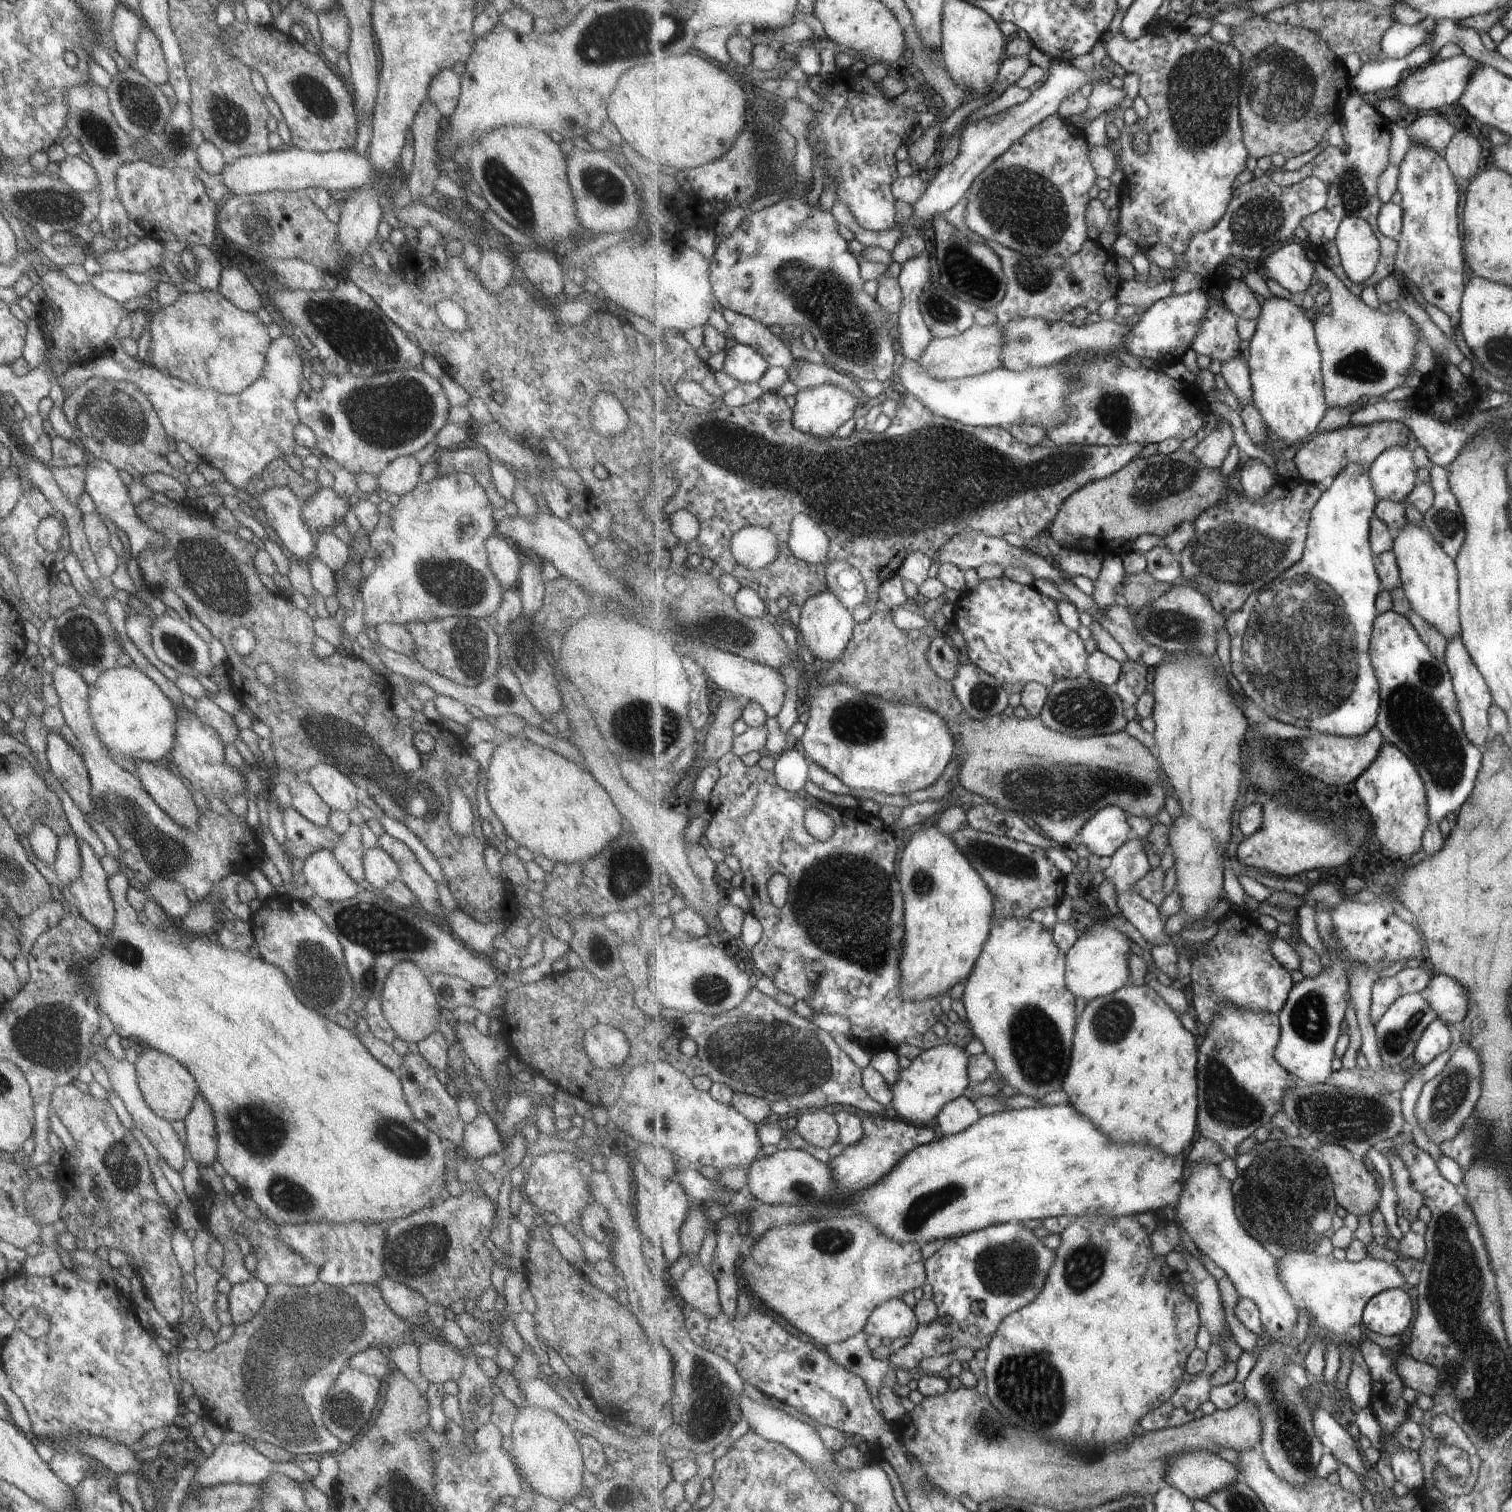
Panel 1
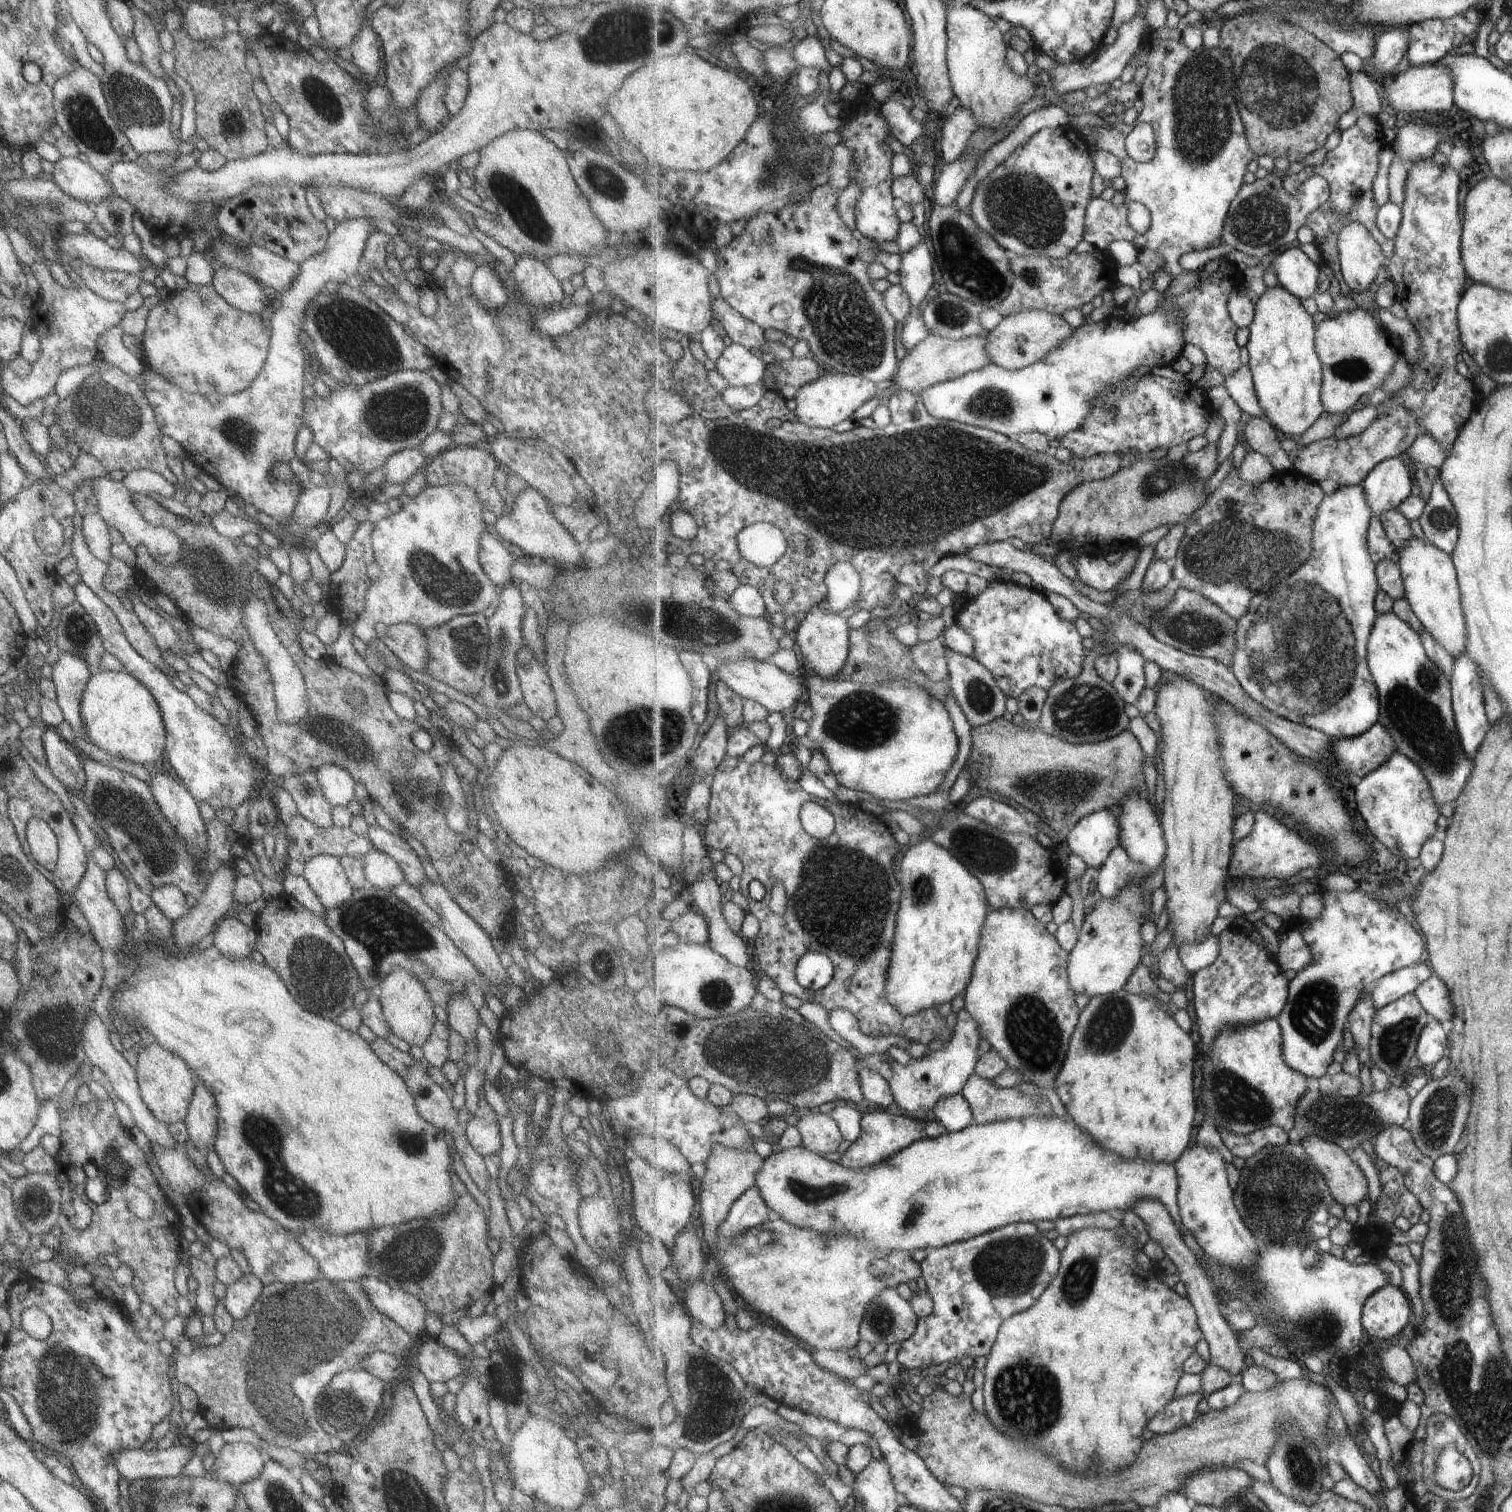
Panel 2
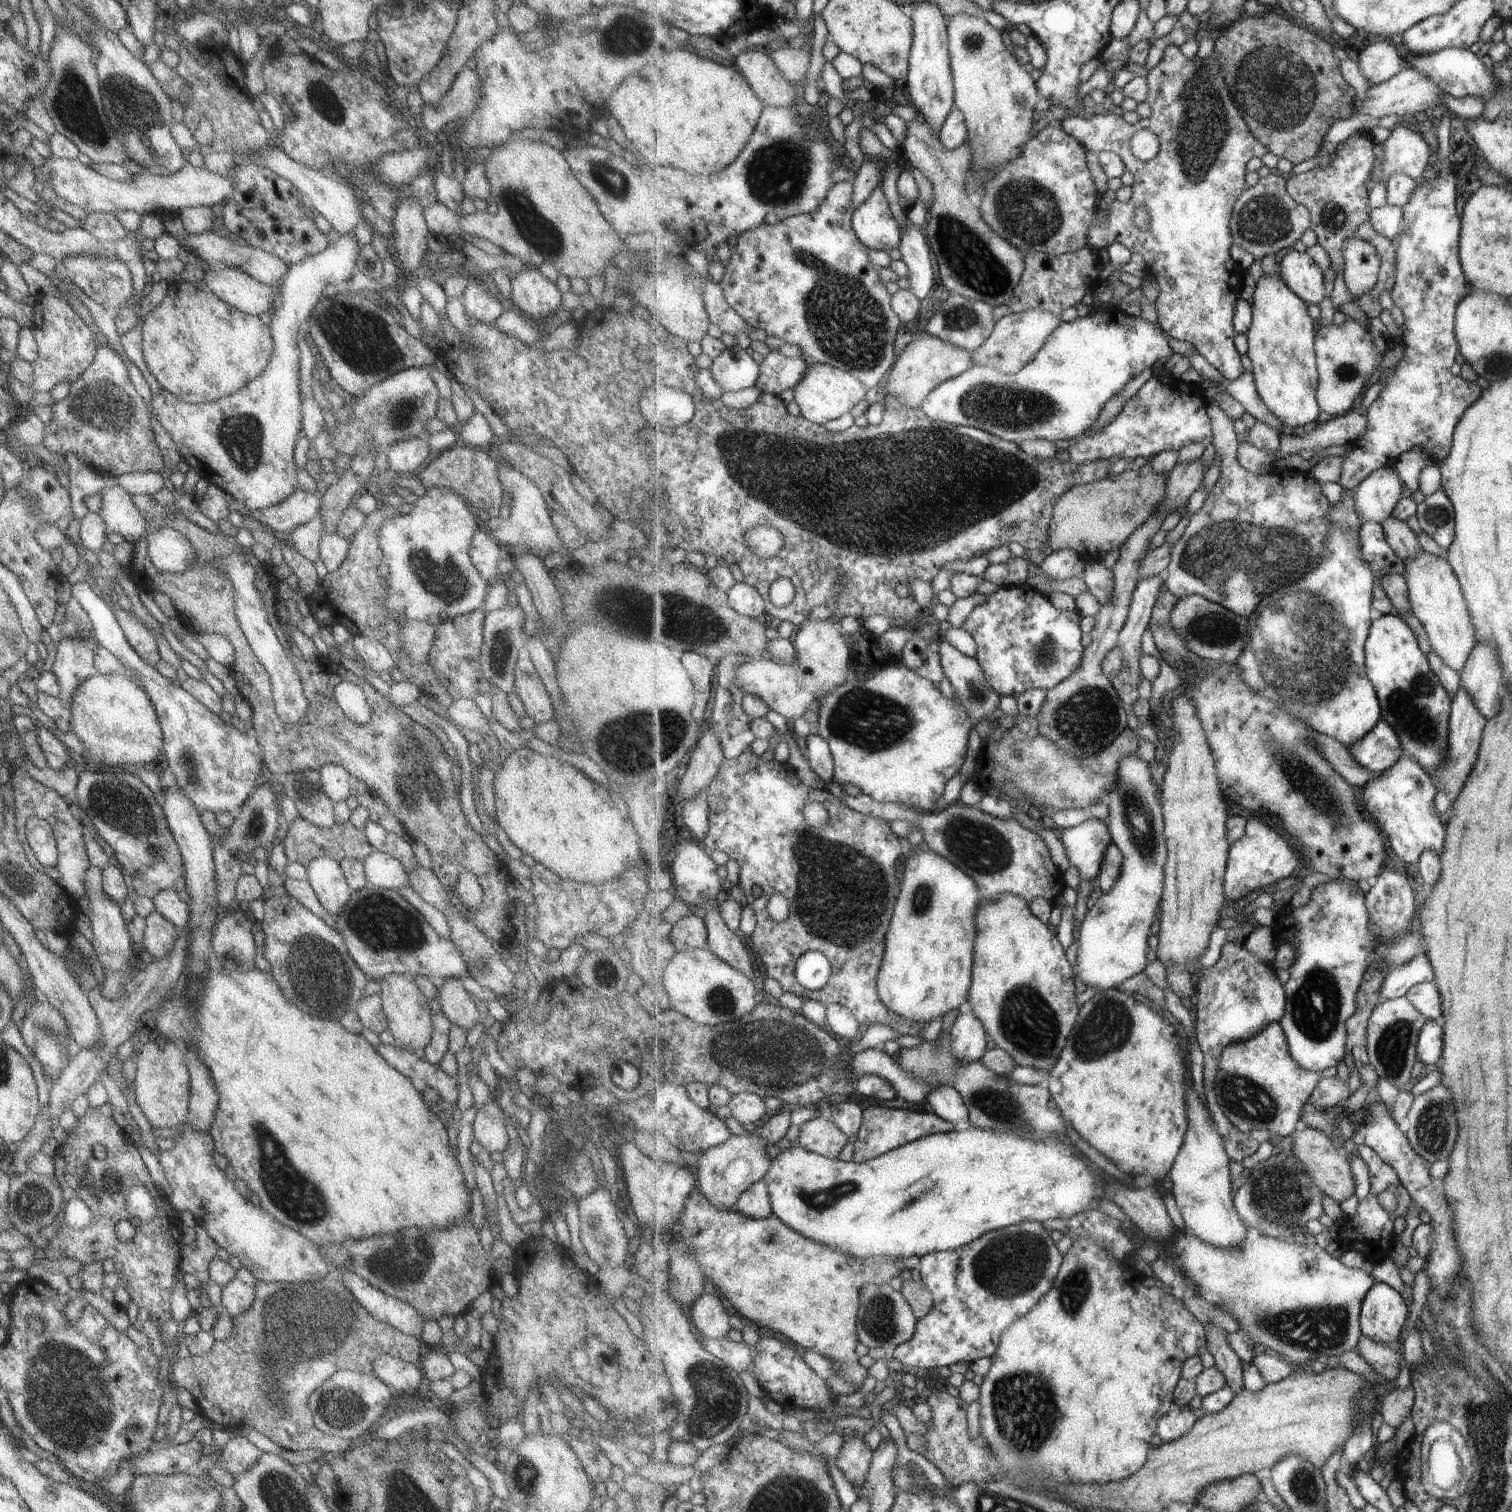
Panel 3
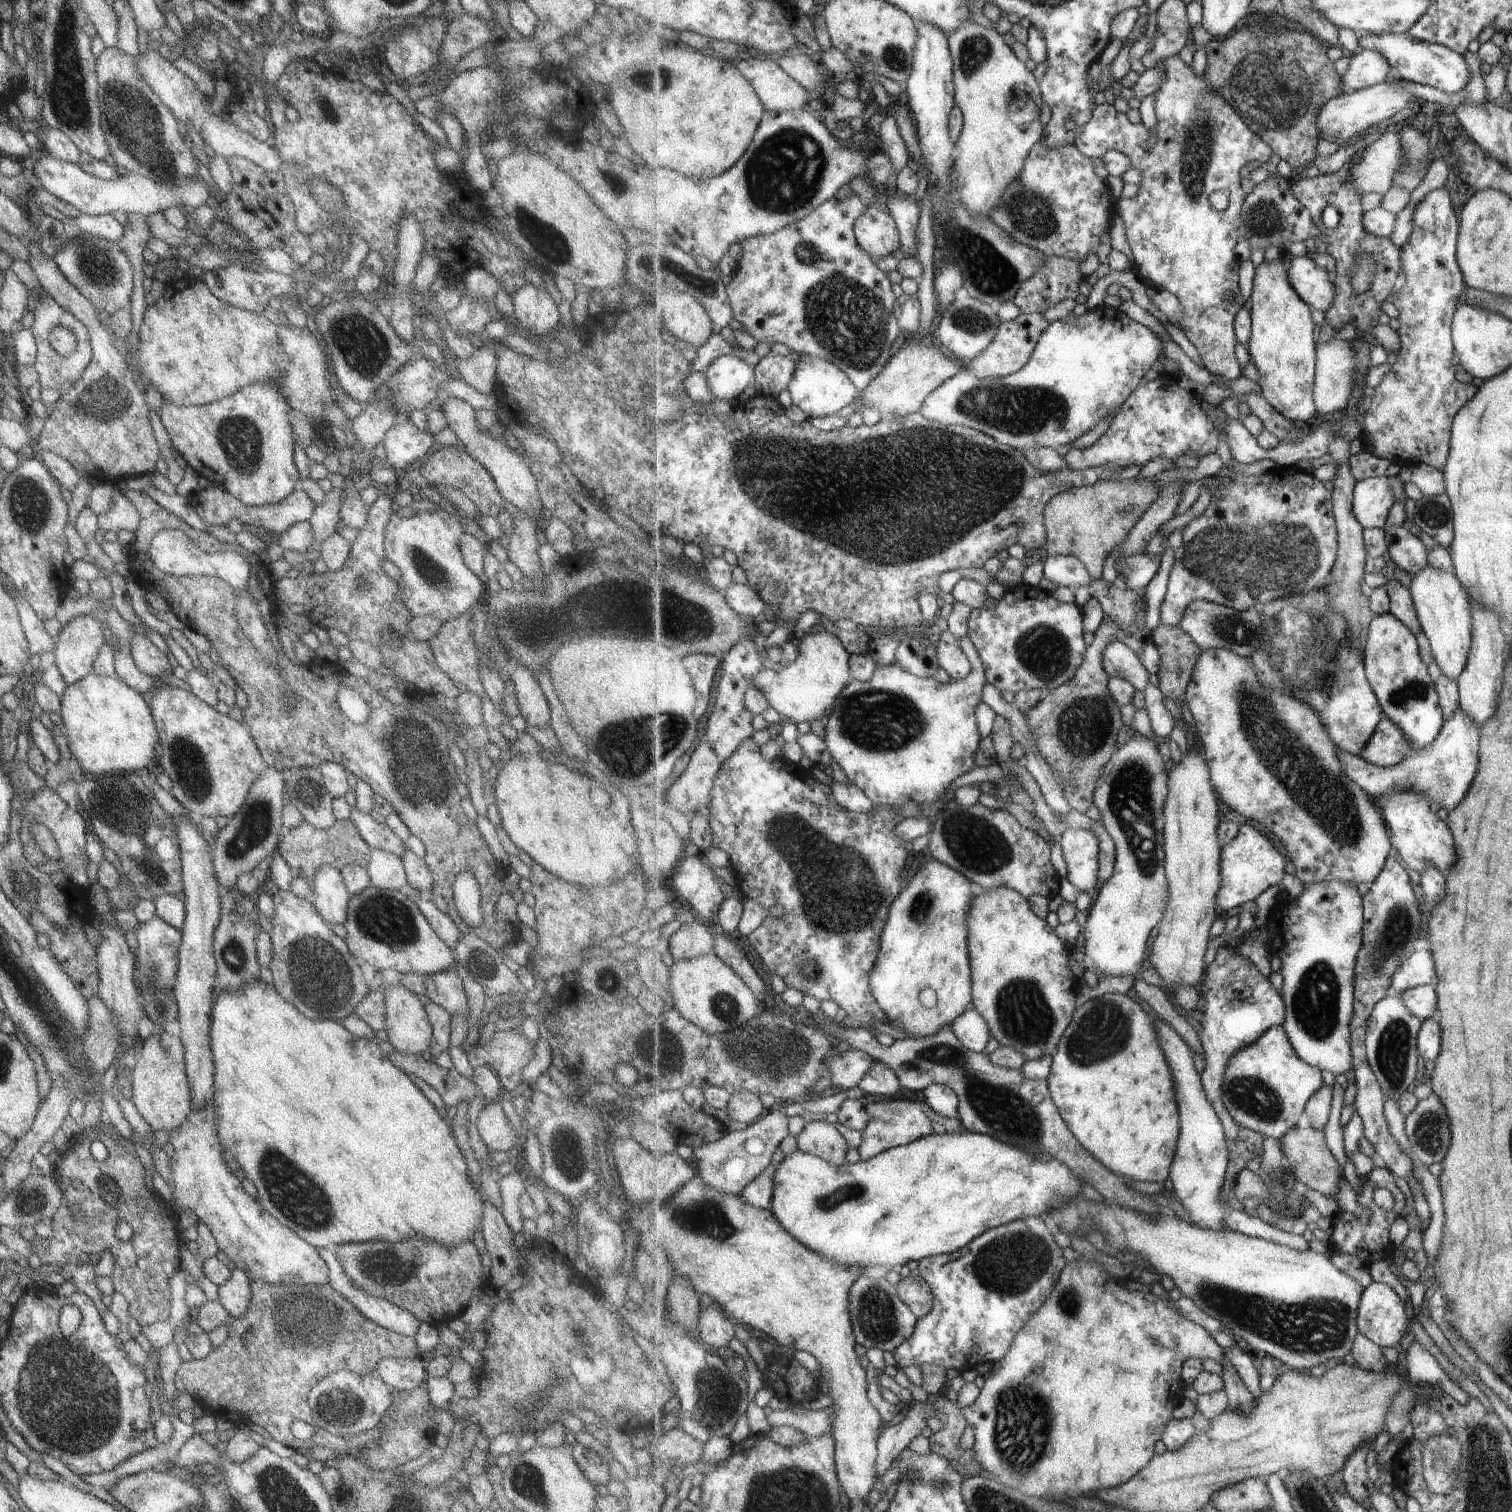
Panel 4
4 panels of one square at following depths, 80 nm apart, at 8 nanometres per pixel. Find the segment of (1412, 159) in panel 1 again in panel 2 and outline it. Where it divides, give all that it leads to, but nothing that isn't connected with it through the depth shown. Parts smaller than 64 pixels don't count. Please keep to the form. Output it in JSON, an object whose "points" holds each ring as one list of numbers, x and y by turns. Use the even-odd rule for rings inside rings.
{"points":[[1431,159,1415,163,1410,170,1406,199,1402,204,1403,220,1400,231,1396,236,1396,248,1393,256,1386,265,1391,273,1391,280,1396,286,1396,293,1400,304,1406,310,1407,318,1413,322,1422,340,1422,358,1418,363,1410,365,1410,383,1394,392,1392,400,1377,404,1383,412,1379,420,1363,434,1350,439,1320,439,1313,441,1297,453,1294,468,1301,475,1316,483,1329,478,1340,487,1361,485,1368,474,1384,460,1407,454,1408,450,1416,447,1423,435,1431,435,1442,449,1446,451,1454,446,1459,438,1461,427,1469,420,1477,404,1477,388,1469,377,1463,377,1457,370,1457,356,1461,354,1462,340,1460,339,1460,324,1458,309,1464,292,1468,289,1470,278,1464,267,1462,254,1461,220,1461,177,1459,171,1449,165,1441,167,1431,162]]}

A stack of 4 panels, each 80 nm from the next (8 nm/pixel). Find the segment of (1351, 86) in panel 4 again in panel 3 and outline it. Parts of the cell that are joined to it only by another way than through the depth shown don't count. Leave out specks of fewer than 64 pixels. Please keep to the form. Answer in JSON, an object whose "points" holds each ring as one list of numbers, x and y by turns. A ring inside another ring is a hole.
{"points":[[1387,37,1355,54,1363,76,1372,85,1392,79,1405,68,1399,42,1400,37]]}

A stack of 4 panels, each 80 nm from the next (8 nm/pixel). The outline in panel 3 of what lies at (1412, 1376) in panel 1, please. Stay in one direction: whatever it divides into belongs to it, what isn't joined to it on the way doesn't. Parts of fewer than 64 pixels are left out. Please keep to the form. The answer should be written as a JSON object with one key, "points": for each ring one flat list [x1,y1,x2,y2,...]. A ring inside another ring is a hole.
{"points":[[1363,1336,1355,1350,1375,1372,1389,1382,1395,1381,1399,1376,1399,1362,1403,1359,1399,1345,1382,1345]]}

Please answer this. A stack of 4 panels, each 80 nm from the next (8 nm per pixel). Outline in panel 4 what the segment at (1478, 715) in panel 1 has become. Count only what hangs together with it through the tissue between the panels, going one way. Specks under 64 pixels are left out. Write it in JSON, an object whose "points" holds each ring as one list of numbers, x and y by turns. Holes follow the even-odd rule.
{"points":[[1462,707,1449,719,1440,736,1432,745,1416,749,1414,755,1399,764,1382,767,1367,762,1363,757,1339,749,1339,756,1349,778,1368,790,1374,797,1385,797,1406,787,1419,795,1426,795,1429,802,1438,802,1448,812,1454,811,1465,800,1480,764,1480,730,1472,716]]}

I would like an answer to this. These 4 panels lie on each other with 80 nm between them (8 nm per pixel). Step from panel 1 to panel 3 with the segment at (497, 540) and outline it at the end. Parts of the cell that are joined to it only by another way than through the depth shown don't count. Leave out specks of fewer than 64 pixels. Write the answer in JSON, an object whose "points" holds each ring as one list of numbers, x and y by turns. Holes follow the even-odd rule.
{"points":[[481,527,475,529,469,539,469,560,481,578,488,583,498,581,500,577,495,567,497,560,500,559,499,546,500,544]]}

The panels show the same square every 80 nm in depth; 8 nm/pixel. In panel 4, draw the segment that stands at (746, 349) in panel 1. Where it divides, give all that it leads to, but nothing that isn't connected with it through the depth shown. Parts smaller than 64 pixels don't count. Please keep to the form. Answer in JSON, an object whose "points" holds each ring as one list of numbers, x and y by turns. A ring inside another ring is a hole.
{"points":[[731,355,719,357,704,370,707,384,719,400,734,400,754,384,756,368]]}

